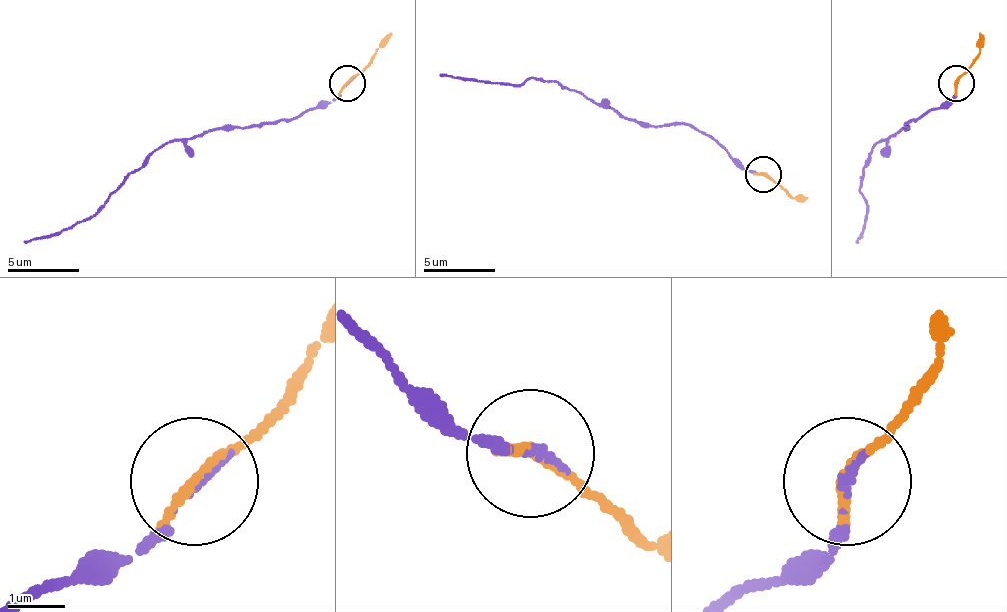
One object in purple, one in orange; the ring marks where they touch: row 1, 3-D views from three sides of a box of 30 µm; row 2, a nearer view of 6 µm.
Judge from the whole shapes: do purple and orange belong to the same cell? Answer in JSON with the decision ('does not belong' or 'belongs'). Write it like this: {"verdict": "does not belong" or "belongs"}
{"verdict": "belongs"}

